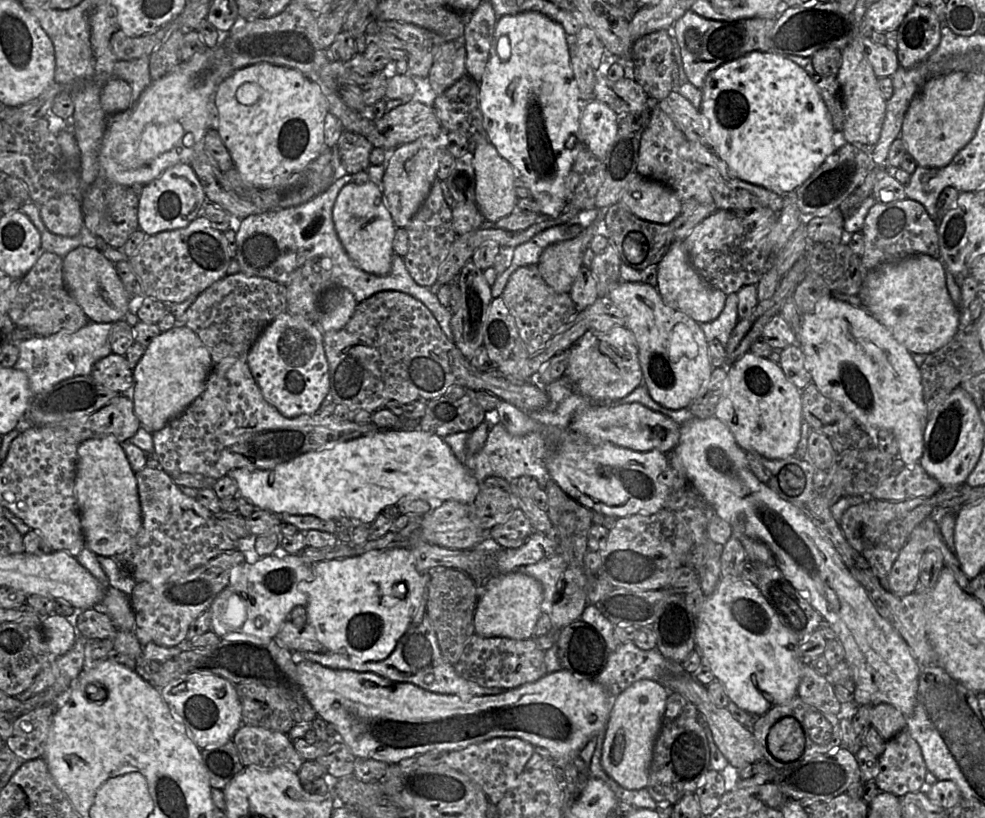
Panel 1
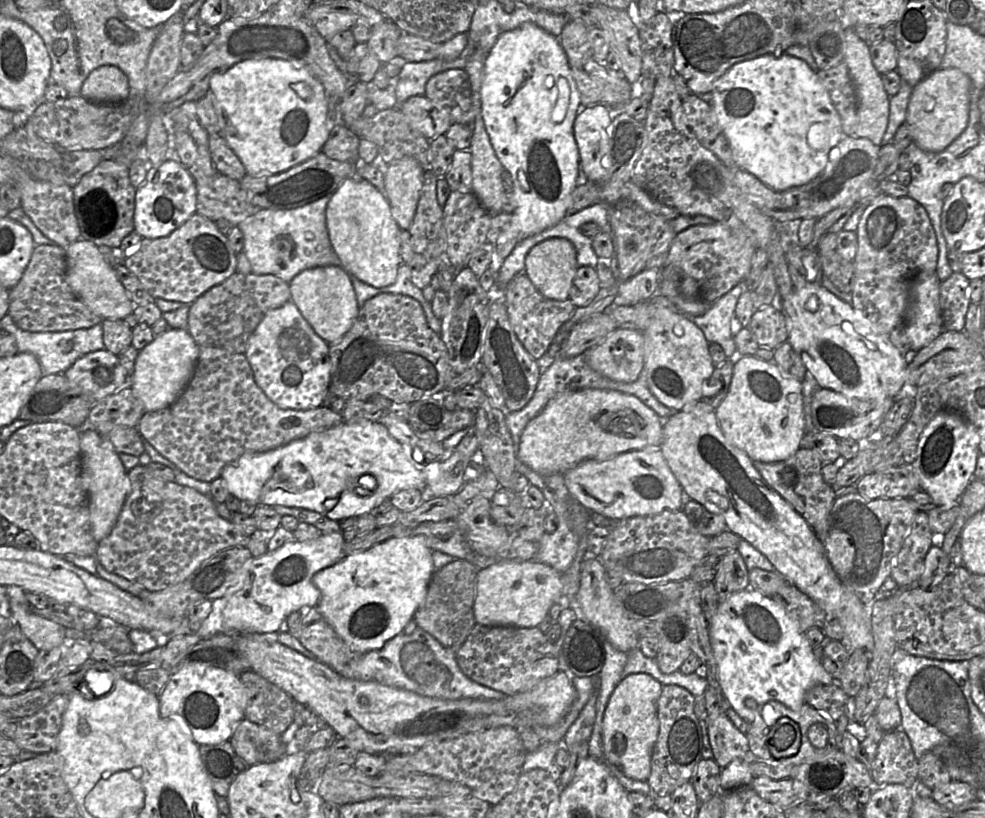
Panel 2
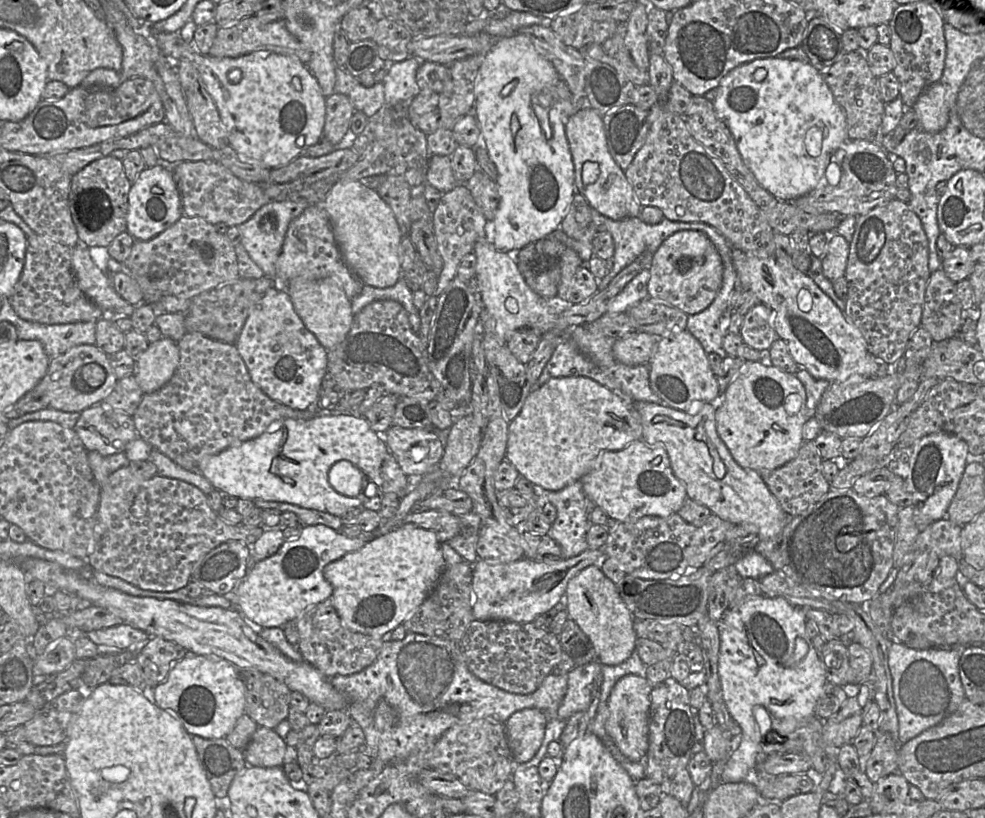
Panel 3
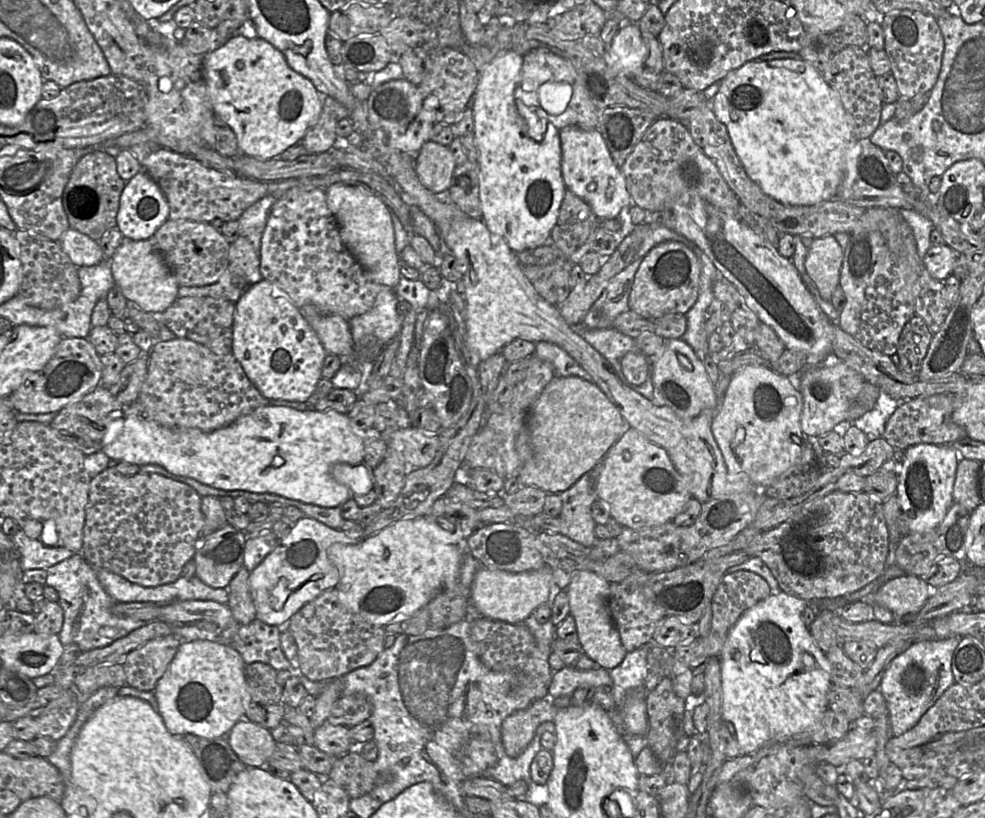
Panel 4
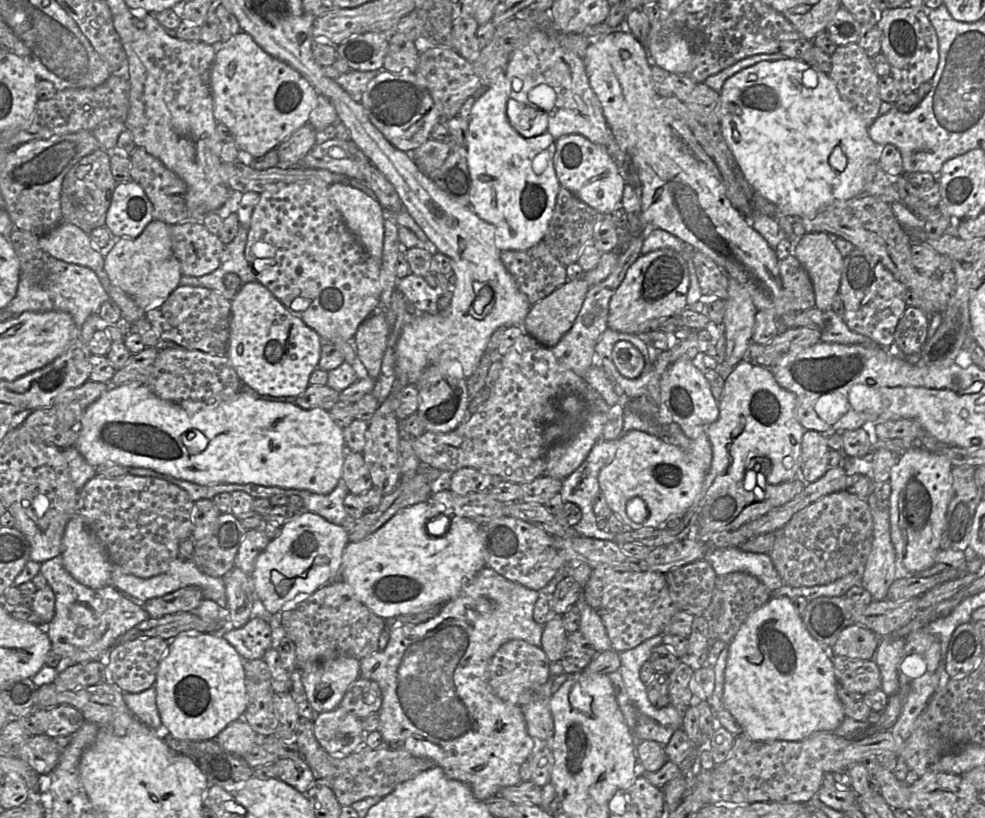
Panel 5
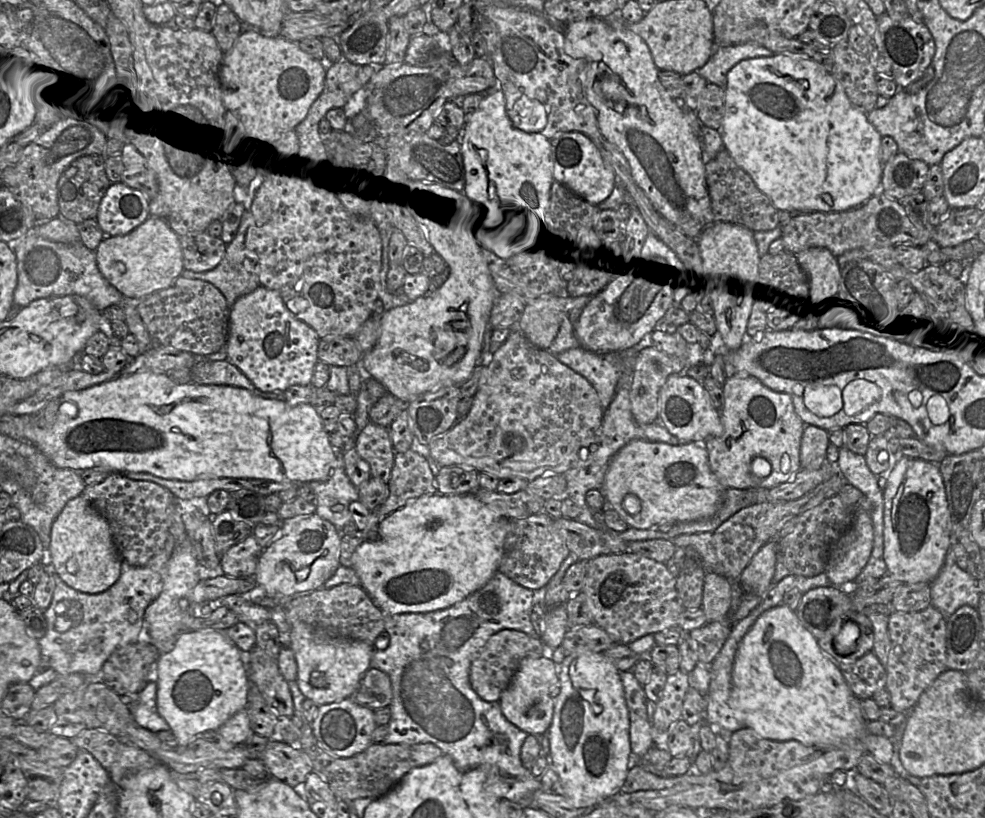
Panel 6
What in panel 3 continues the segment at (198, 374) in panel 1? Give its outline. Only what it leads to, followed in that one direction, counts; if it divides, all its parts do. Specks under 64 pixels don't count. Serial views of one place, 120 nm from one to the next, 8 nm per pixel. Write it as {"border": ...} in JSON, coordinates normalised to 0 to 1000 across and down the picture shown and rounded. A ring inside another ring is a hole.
{"border":[[[164,412],[137,439],[136,458],[146,482],[160,478],[169,471],[182,445],[180,418]]]}

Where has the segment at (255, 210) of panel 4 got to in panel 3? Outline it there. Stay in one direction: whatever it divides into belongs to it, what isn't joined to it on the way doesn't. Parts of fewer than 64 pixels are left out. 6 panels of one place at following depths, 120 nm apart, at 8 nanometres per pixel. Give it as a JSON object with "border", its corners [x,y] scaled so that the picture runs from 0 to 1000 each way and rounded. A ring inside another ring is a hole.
{"border":[[[276,246],[265,254],[250,271],[242,276],[245,297],[255,317],[266,329],[268,337],[280,339],[279,322],[284,311],[293,273],[304,264],[311,253],[321,248],[314,246]]]}

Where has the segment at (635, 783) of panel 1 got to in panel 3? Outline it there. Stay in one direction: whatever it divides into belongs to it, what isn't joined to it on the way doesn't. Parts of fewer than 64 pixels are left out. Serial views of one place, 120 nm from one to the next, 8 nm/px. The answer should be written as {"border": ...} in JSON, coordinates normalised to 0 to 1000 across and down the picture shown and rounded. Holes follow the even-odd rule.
{"border":[[[639,824],[623,837],[617,855],[615,894],[630,921],[644,932],[653,932],[657,921],[660,847],[662,844],[663,840],[655,828]]]}

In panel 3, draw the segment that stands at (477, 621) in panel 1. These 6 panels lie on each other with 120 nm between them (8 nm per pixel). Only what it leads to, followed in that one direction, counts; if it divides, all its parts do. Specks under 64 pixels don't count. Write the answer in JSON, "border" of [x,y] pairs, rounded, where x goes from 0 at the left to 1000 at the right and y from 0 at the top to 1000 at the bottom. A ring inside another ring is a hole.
{"border":[[[596,671],[586,680],[563,687],[550,687],[530,682],[518,688],[496,688],[485,683],[480,691],[480,751],[481,756],[488,759],[510,758],[523,762],[542,760],[545,753],[555,749],[573,729],[577,711],[590,697],[607,691],[612,683],[612,671]]]}

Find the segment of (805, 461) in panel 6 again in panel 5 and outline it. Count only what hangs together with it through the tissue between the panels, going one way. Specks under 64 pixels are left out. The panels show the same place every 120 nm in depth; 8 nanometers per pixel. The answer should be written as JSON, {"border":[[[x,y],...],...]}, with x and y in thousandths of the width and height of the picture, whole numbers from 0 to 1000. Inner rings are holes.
{"border":[[[826,526],[816,528],[811,579],[816,590],[824,590],[840,577],[843,572],[842,550],[838,532]]]}

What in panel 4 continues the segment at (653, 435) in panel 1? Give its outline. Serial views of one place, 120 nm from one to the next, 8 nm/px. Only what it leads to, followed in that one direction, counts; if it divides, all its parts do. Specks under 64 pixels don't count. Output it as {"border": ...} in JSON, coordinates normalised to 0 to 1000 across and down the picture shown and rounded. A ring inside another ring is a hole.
{"border":[[[564,460],[538,496],[534,523],[526,533],[527,587],[532,594],[568,604],[600,576],[638,524],[638,516],[604,468],[587,460]]]}

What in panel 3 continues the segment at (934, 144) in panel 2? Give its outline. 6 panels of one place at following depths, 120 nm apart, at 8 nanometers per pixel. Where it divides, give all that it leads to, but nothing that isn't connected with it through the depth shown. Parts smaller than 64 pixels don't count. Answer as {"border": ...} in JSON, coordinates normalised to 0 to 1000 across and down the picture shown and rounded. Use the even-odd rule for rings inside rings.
{"border":[[[951,100],[937,112],[926,130],[932,142],[933,155],[936,159],[943,163],[952,163],[961,154],[963,132],[959,114],[958,104]]]}

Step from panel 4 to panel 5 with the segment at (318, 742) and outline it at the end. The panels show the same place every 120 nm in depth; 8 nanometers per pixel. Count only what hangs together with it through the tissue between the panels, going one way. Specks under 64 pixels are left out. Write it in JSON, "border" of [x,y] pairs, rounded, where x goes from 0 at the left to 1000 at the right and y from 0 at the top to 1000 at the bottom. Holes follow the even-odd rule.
{"border":[[[346,864],[326,870],[318,879],[319,899],[334,922],[351,924],[370,911],[366,880]]]}

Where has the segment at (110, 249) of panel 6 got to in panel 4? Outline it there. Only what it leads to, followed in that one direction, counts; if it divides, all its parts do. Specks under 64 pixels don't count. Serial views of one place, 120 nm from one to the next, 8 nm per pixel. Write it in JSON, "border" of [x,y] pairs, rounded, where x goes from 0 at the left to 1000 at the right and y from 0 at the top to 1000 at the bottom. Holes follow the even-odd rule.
{"border":[[[126,291],[113,317],[117,348],[129,367],[139,372],[147,381],[161,386],[181,364],[183,348],[152,293]]]}

